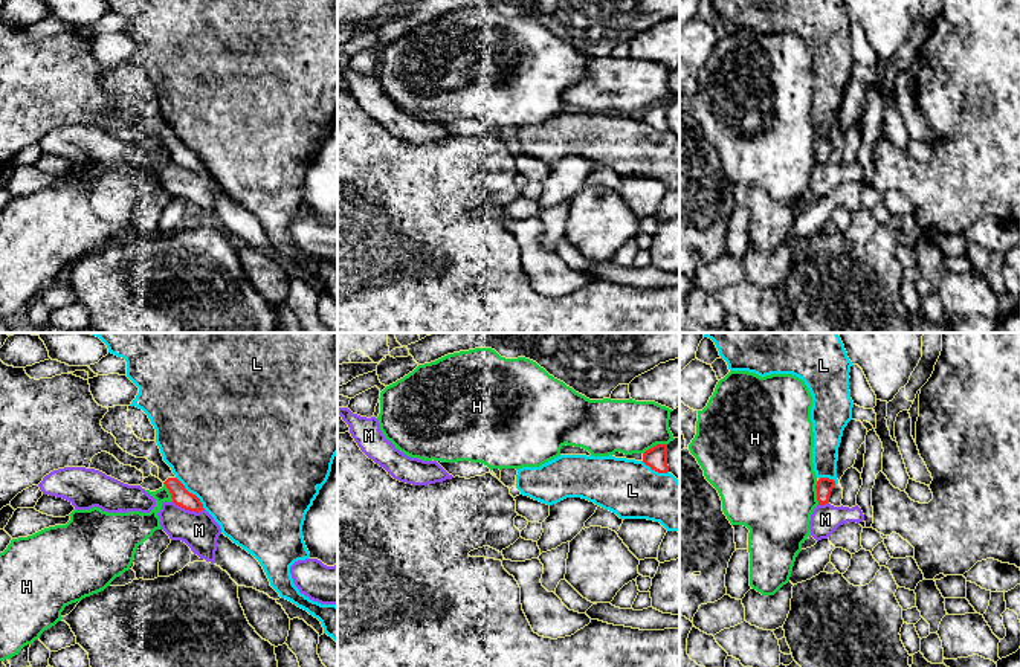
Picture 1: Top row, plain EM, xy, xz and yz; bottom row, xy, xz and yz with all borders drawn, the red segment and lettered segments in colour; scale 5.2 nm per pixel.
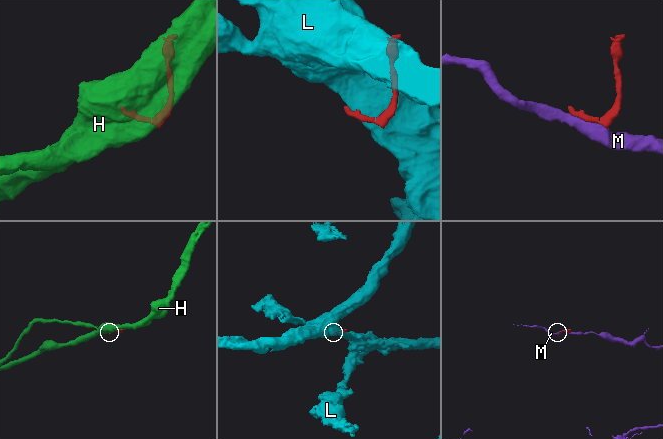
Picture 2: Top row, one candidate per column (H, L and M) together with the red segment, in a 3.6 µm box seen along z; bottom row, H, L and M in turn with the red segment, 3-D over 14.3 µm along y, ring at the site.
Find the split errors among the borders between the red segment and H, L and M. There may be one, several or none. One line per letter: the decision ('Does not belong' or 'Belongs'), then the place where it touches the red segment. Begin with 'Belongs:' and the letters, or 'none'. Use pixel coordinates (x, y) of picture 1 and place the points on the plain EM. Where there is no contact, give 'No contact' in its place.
Belongs: none
H: Does not belong. Touches red at xz (654, 104)
L: Does not belong. Touches red at xy (191, 151)
M: Does not belong. Touches red at xy (188, 167)

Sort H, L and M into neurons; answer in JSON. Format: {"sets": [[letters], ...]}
{"sets": [["H"], ["L"], ["M"]]}

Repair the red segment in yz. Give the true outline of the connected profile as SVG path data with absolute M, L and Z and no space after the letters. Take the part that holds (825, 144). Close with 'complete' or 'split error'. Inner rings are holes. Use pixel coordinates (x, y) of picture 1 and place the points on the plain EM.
M820 136L817 139L815 148L817 148L818 163L825 163L829 160L829 154L831 154L834 143L835 143L835 139L829 136Z | complete

